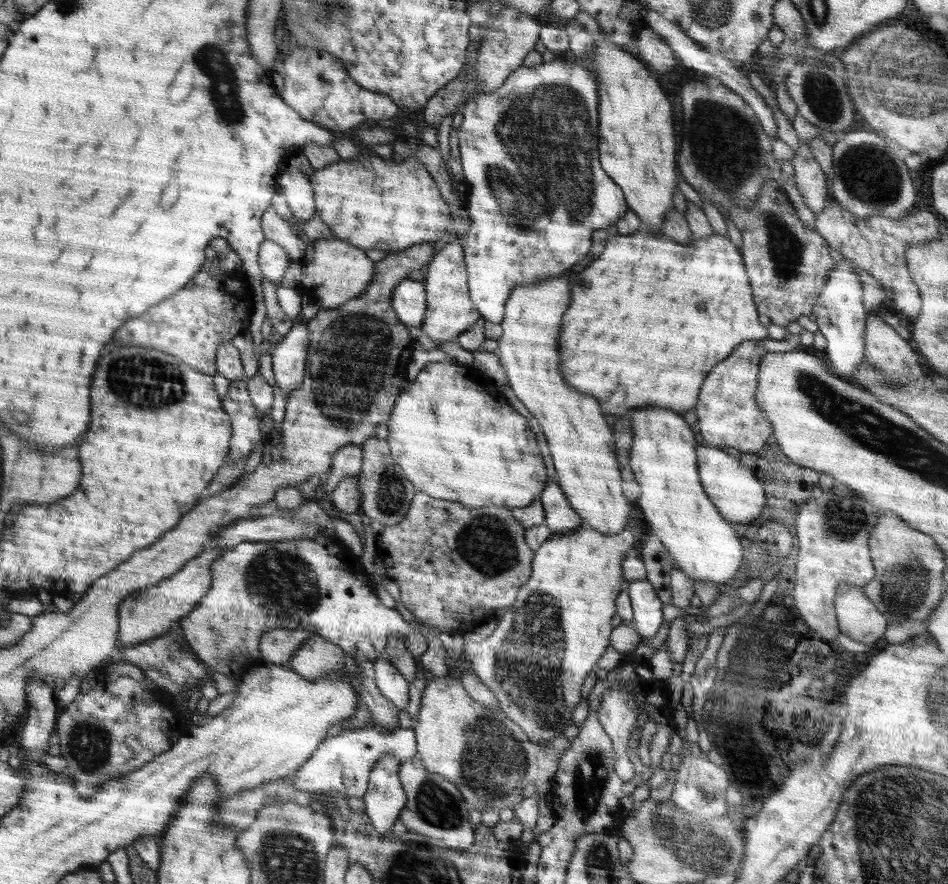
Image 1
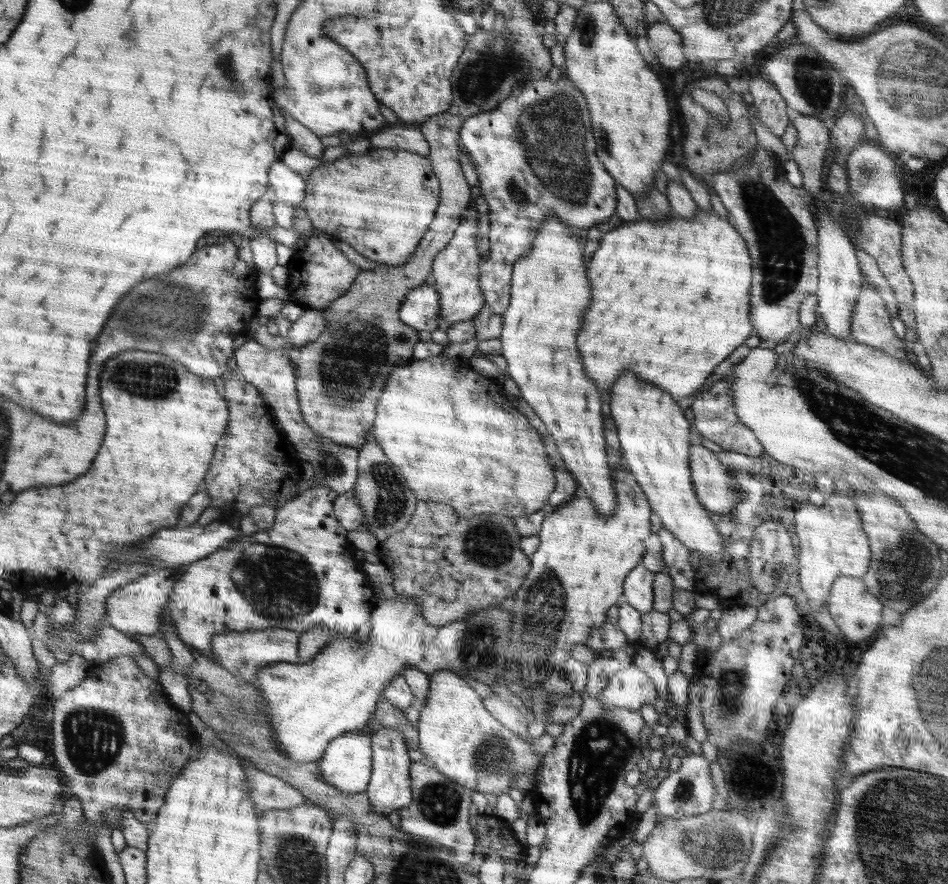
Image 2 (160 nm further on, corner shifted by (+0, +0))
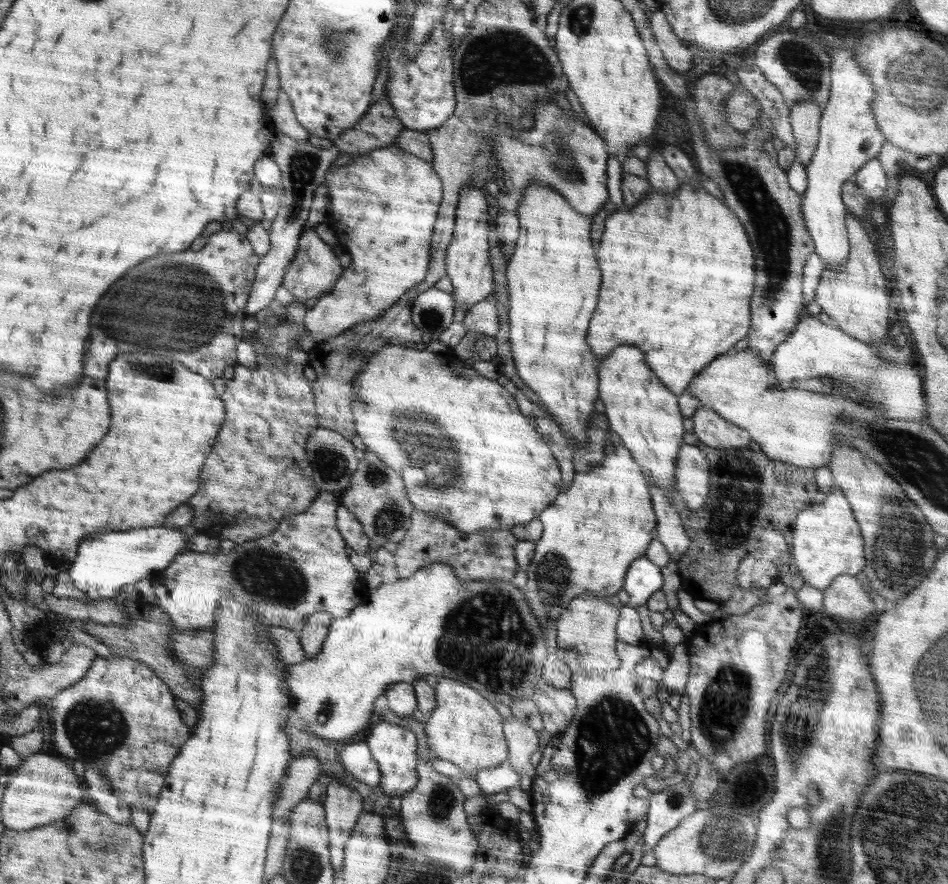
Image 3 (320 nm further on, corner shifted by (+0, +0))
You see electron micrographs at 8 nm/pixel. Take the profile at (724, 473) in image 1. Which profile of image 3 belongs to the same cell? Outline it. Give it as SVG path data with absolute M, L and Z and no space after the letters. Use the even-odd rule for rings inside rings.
M684 443L679 448L673 478L675 490L686 508L698 510L706 504L710 471L704 451L696 445Z

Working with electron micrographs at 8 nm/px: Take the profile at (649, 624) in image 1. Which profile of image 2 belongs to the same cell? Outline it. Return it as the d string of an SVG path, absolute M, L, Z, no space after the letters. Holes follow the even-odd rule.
M636 565L626 575L623 584L623 602L645 615L653 609L655 572Z

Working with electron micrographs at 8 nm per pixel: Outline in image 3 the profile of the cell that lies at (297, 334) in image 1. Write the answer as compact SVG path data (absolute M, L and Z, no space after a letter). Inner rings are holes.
M398 146L378 148L368 154L355 158L353 164L329 169L324 184L330 192L330 214L328 222L334 230L340 228L340 210L342 210L343 233L335 232L342 244L348 240L348 253L352 264L344 268L334 290L320 298L316 305L307 309L304 317L306 335L316 342L336 337L356 325L372 324L372 321L384 316L384 313L406 293L422 283L428 273L428 261L431 258L431 240L434 234L434 222L443 197L440 177L431 163Z

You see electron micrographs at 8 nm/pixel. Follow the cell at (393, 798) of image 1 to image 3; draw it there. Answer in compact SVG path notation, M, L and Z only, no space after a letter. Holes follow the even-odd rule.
M382 721L372 727L366 741L372 758L377 764L379 788L382 793L392 798L392 796L403 796L403 794L412 791L412 788L415 788L418 783L416 764L420 760L416 754L416 735L399 724Z

